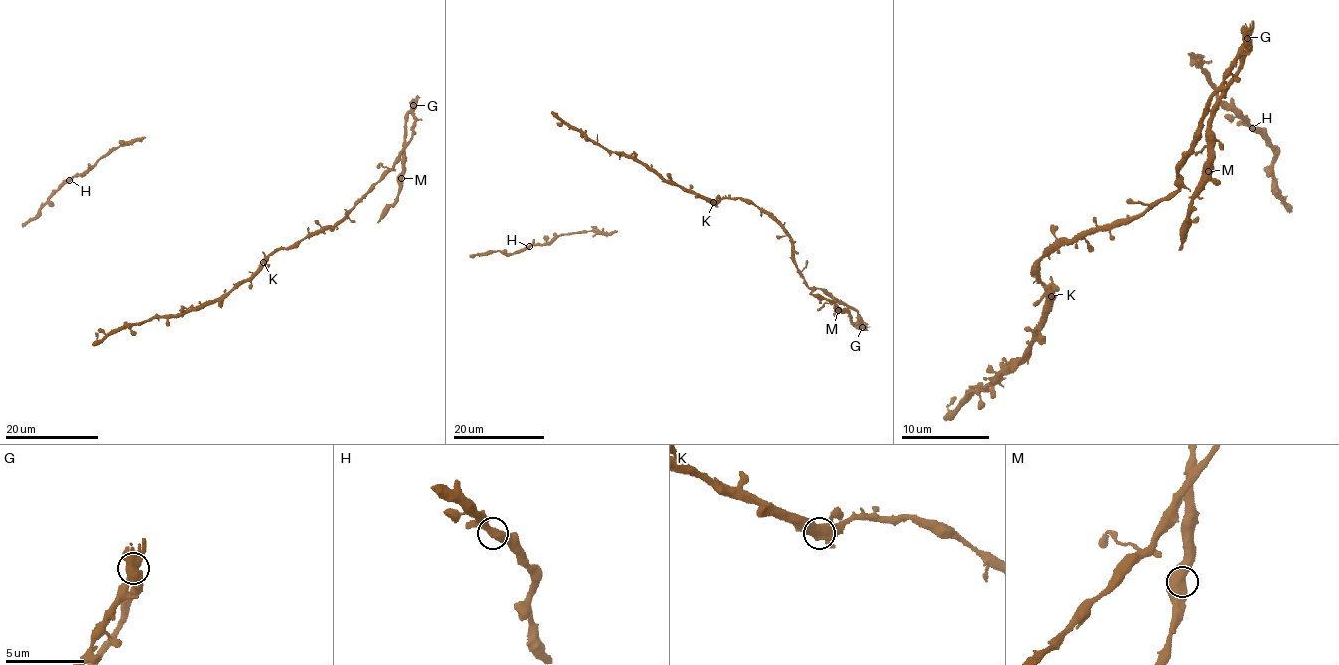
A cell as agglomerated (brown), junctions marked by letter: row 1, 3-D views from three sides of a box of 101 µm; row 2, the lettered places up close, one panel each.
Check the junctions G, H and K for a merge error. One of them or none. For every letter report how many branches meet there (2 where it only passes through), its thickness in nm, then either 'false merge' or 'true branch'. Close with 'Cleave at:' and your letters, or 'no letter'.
G: 3 branches meet; 650 nm thick; false merge
H: 2 branches meet; 440 nm thick; true branch
K: 3 branches meet; 550 nm thick; true branch
Cleave at: G

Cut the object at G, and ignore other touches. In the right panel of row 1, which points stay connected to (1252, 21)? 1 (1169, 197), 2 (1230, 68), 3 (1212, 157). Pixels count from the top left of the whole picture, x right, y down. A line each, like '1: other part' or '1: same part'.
1: same part
2: same part
3: other part

